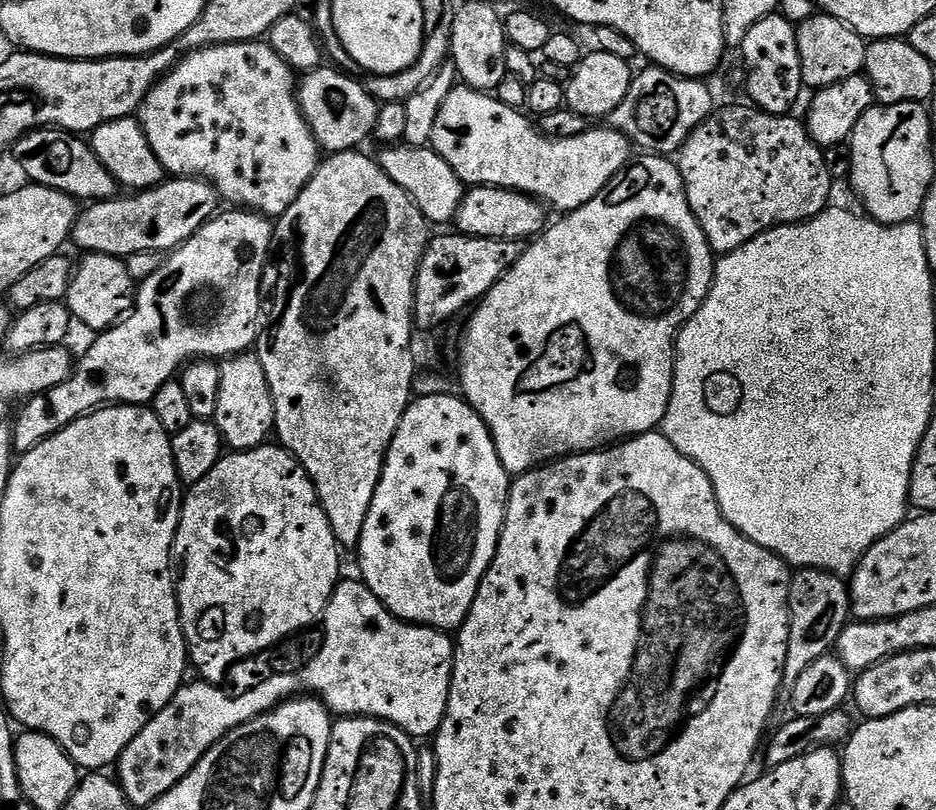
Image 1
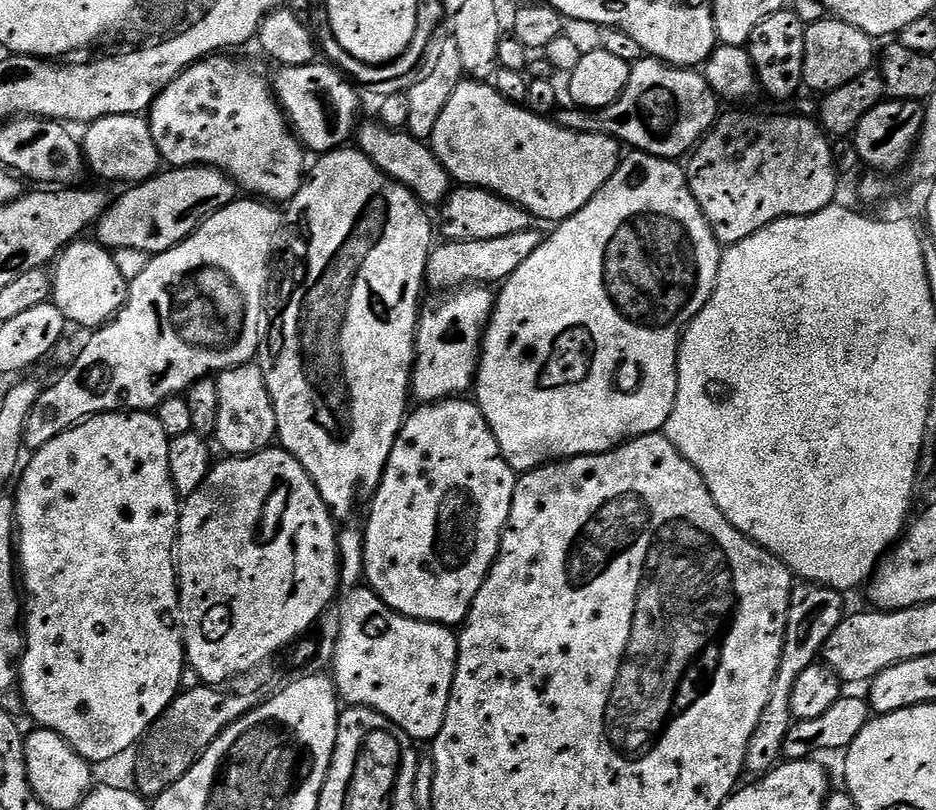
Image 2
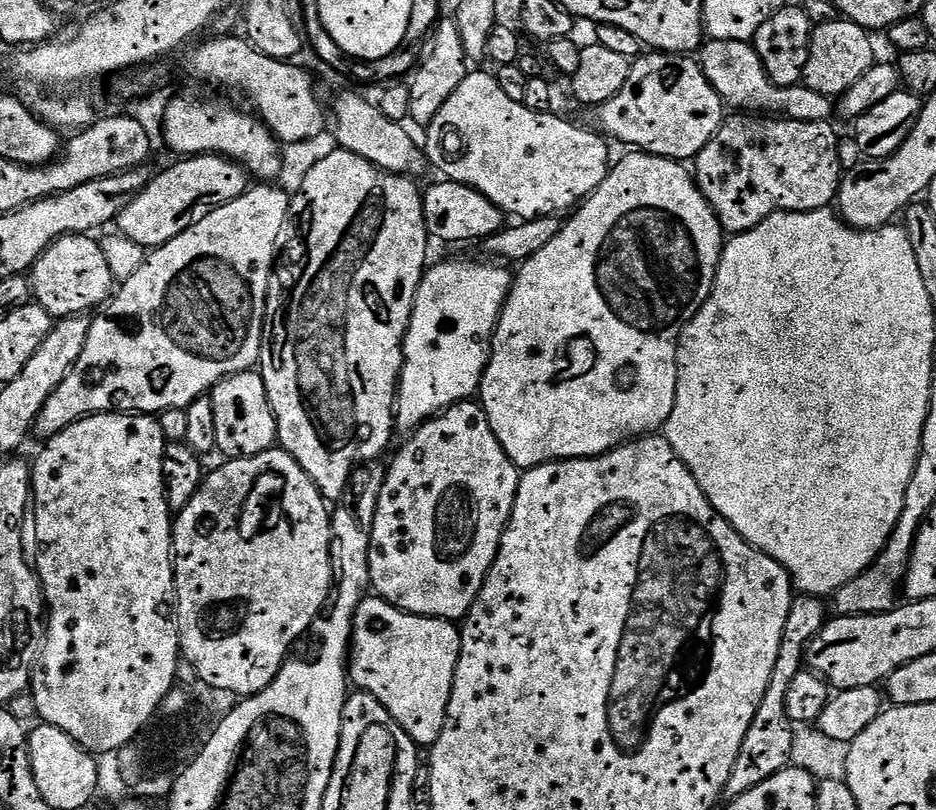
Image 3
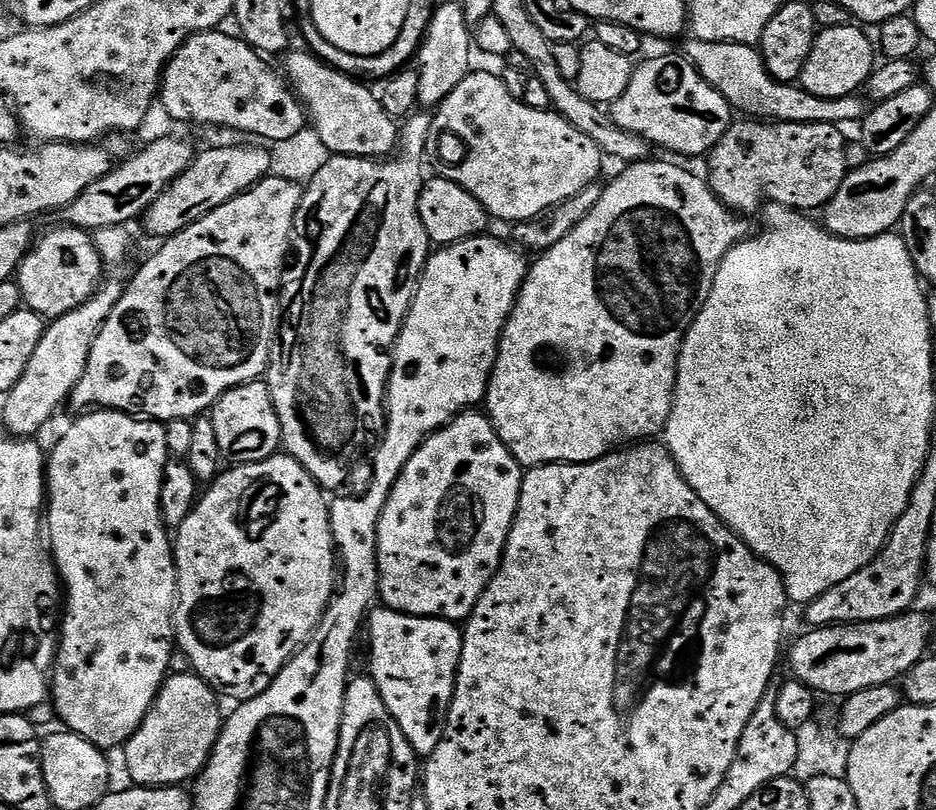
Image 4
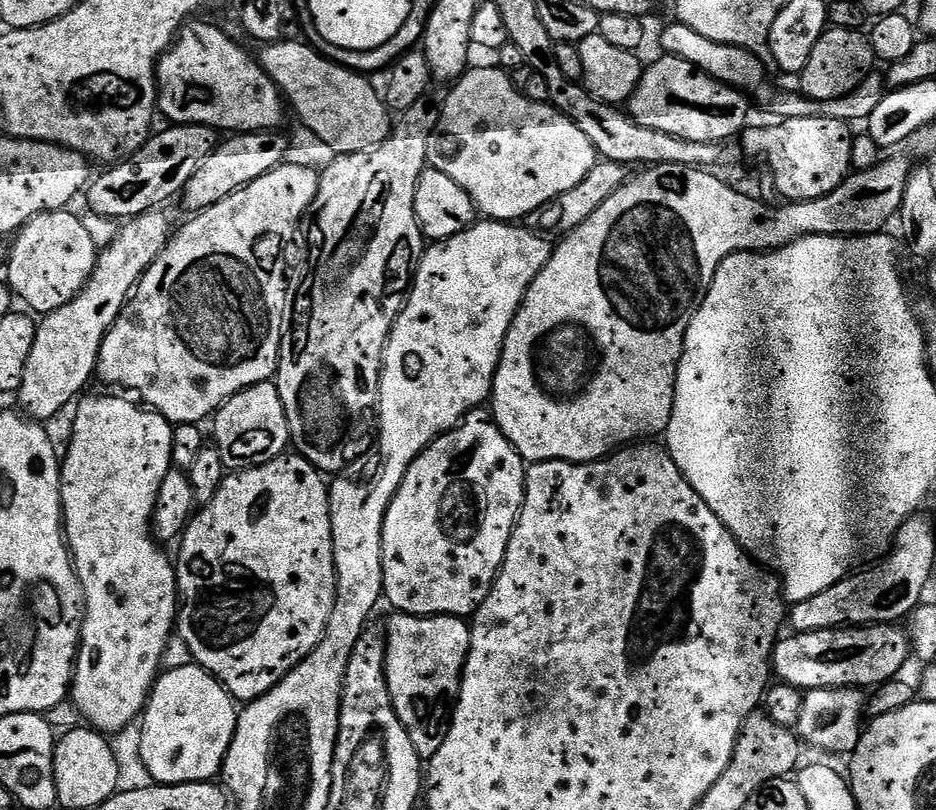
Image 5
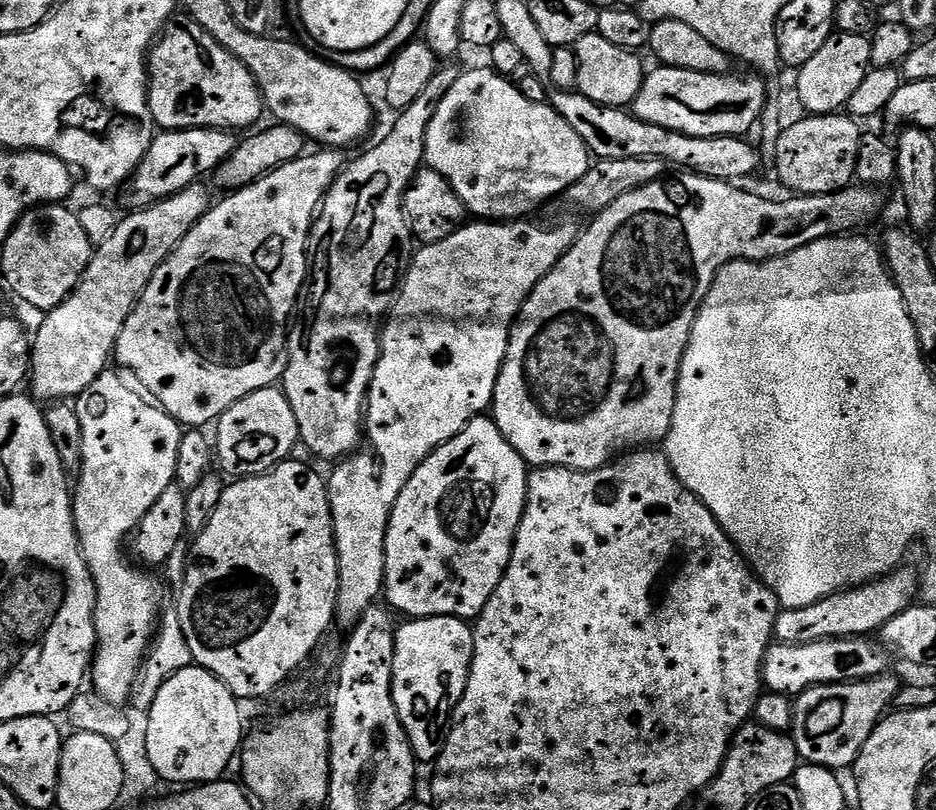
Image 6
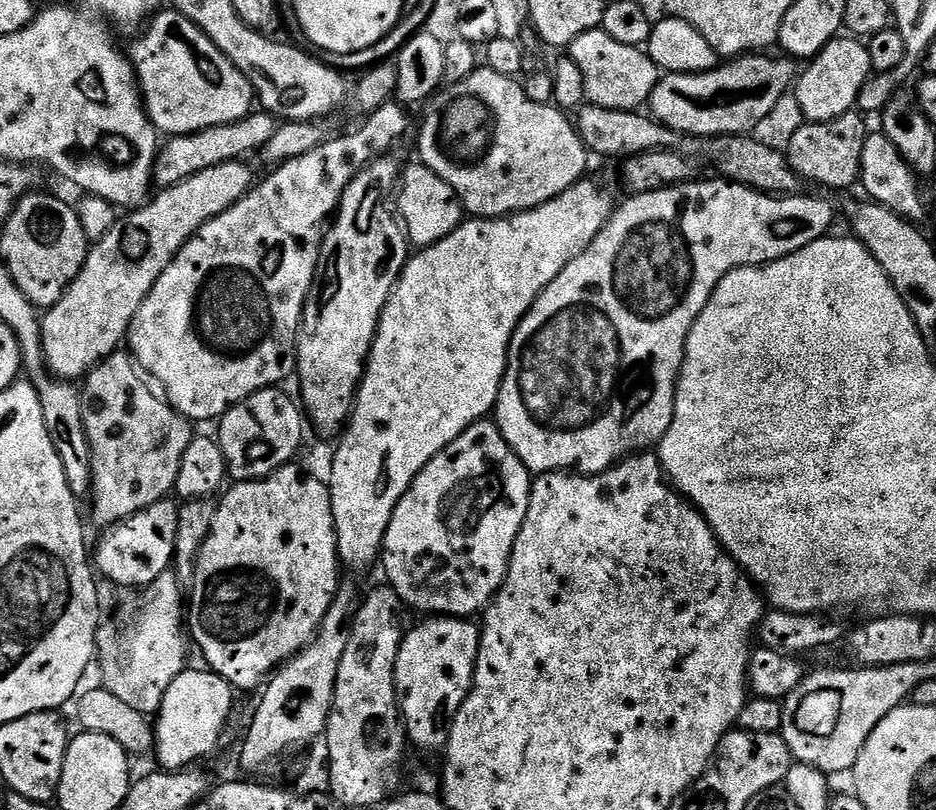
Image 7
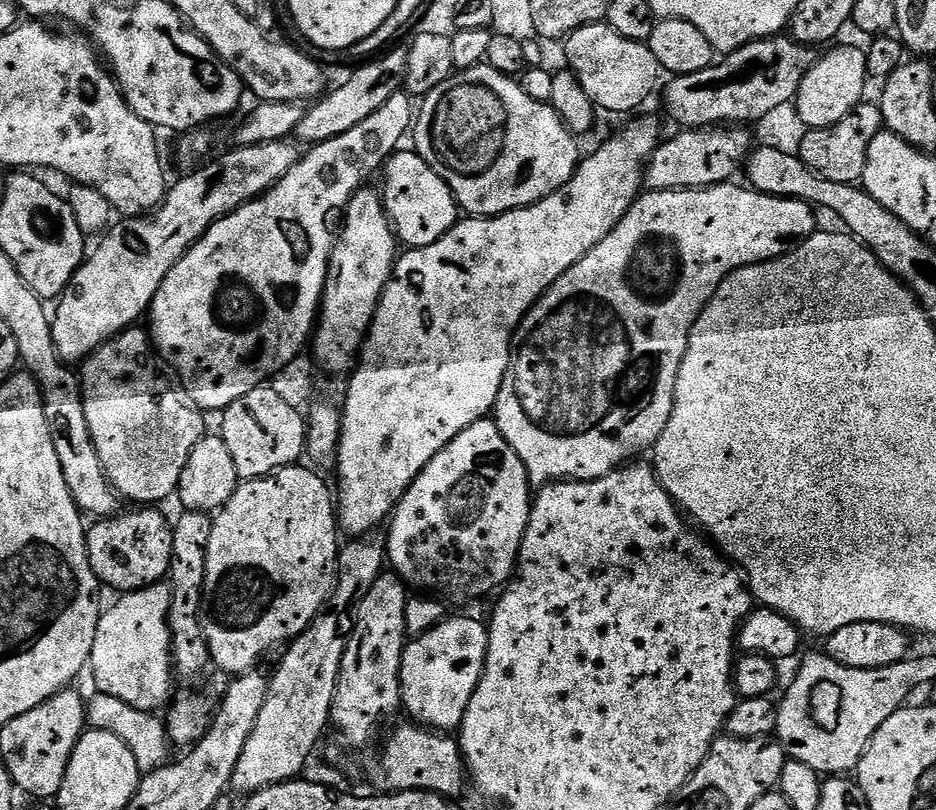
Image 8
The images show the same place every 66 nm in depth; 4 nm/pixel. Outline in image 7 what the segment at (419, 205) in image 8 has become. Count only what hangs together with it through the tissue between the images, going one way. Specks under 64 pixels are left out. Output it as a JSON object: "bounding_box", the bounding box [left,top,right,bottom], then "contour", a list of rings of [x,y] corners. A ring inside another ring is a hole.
{"bounding_box":[394,162,466,249],"contour":[[[423,162],[415,163],[405,172],[403,169],[398,180],[398,195],[394,204],[409,241],[417,249],[421,249],[436,244],[449,236],[455,228],[459,228],[466,213],[455,190],[445,180],[438,178],[438,174],[434,174],[434,170],[430,170]]]}

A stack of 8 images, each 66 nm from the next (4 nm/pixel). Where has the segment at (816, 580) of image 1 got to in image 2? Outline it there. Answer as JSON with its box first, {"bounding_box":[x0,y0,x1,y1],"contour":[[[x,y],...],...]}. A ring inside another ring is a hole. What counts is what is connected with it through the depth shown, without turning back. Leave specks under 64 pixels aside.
{"bounding_box":[744,582,846,778],"contour":[[[800,582],[793,587],[784,645],[780,655],[780,669],[774,678],[774,686],[770,690],[766,710],[762,710],[762,718],[758,718],[758,726],[754,726],[754,734],[750,734],[750,746],[746,746],[744,767],[749,773],[753,772],[751,774],[753,777],[759,778],[781,763],[786,734],[792,729],[794,723],[790,710],[790,694],[794,694],[794,682],[798,682],[802,670],[806,670],[821,659],[826,638],[830,638],[830,634],[838,630],[846,615],[844,600],[845,597],[841,593],[825,584]]]}

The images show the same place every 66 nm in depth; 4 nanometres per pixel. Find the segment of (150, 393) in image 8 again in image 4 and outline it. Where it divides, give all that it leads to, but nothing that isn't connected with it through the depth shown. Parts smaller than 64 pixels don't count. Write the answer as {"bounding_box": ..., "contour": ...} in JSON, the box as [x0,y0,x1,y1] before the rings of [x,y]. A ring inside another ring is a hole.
{"bounding_box":[46,410,178,750],"contour":[[[92,410],[80,414],[64,432],[64,437],[53,446],[46,456],[46,540],[52,543],[50,556],[60,573],[66,607],[58,628],[56,663],[50,673],[50,701],[56,710],[59,723],[69,732],[76,732],[94,746],[109,750],[127,743],[136,728],[151,710],[160,688],[169,677],[174,653],[174,617],[178,597],[176,594],[176,558],[169,529],[160,512],[160,491],[164,485],[164,468],[170,459],[166,446],[164,424],[159,420],[141,418],[136,414],[115,410]]]}

